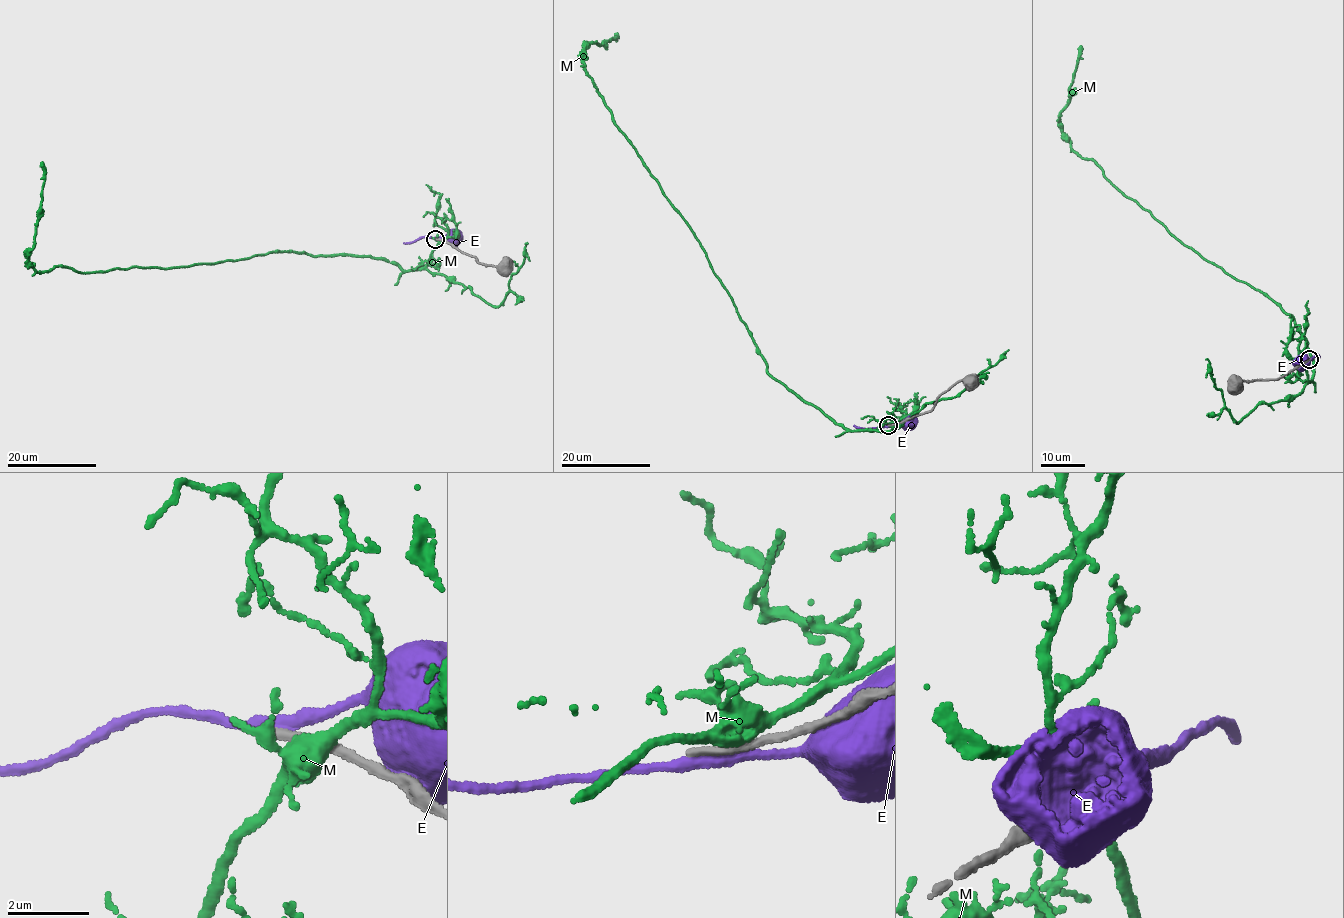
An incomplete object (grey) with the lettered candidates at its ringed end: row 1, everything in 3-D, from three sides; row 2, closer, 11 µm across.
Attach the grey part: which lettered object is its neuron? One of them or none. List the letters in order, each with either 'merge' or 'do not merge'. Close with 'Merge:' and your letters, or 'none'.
E: do not merge
M: do not merge
Merge: none

